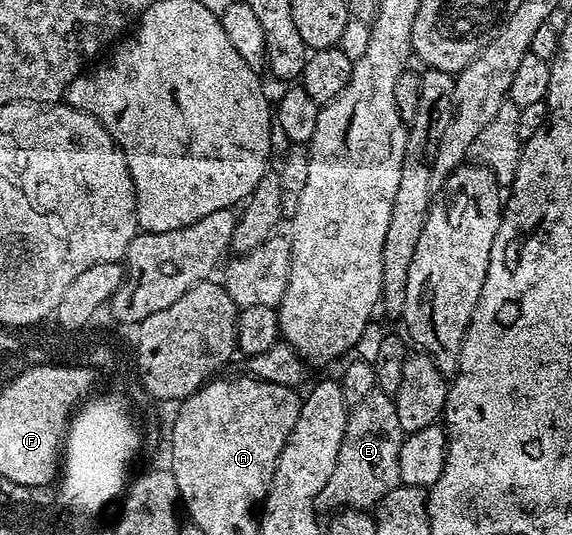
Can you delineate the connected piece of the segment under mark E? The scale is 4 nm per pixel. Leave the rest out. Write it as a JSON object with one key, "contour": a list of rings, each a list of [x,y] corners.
{"contour":[[[378,391],[365,395],[347,415],[341,451],[337,451],[337,467],[329,475],[329,483],[321,487],[318,504],[330,511],[345,509],[374,510],[389,491],[401,484],[399,480],[399,452],[405,434],[397,423],[395,402],[388,394]]]}

